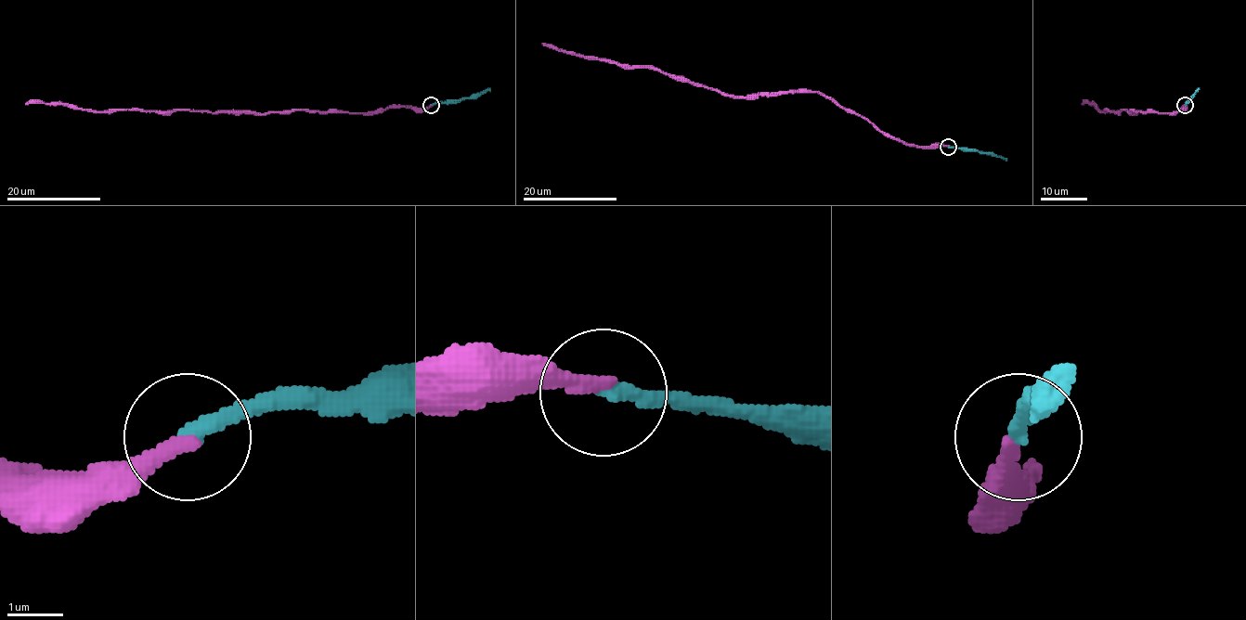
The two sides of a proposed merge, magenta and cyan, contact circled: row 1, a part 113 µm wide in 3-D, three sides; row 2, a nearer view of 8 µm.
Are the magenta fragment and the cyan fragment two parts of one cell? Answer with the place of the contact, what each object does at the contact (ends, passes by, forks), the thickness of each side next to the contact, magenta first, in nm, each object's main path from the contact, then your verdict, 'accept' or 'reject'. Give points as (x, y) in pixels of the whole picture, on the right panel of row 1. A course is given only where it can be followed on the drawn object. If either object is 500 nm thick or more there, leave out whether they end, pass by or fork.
place (1185, 105); magenta ends; cyan ends; calibres 280 and 280 nm; course magenta (1185, 106), (1175, 111), (1131, 110), (1132, 113), (1135, 111), (1104, 111), (1095, 104), (1082, 104); course cyan (1185, 106), (1199, 88); accept

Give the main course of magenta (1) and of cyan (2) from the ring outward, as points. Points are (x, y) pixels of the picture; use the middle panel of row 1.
1: (948, 147), (909, 147), (887, 136), (856, 113), (816, 92), (725, 96), (654, 69), (589, 59), (542, 43)
2: (948, 147), (992, 152), (1006, 161)

